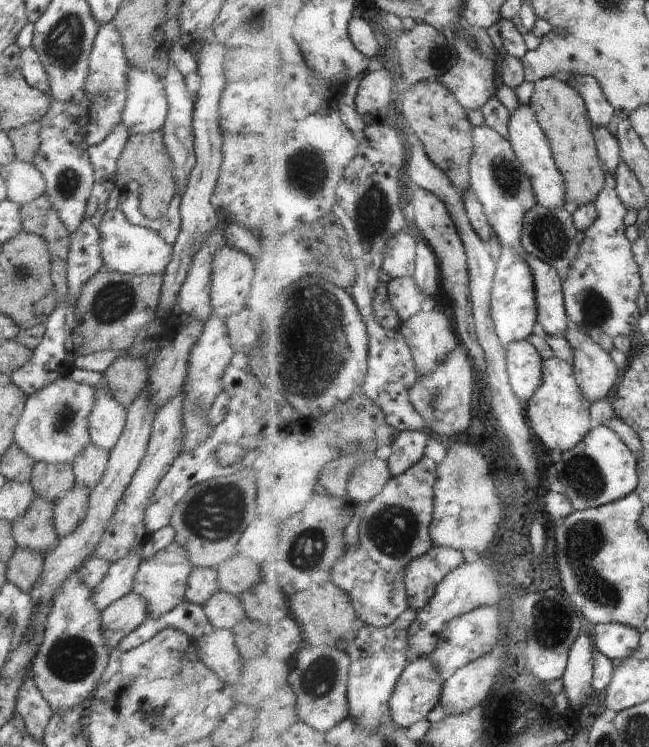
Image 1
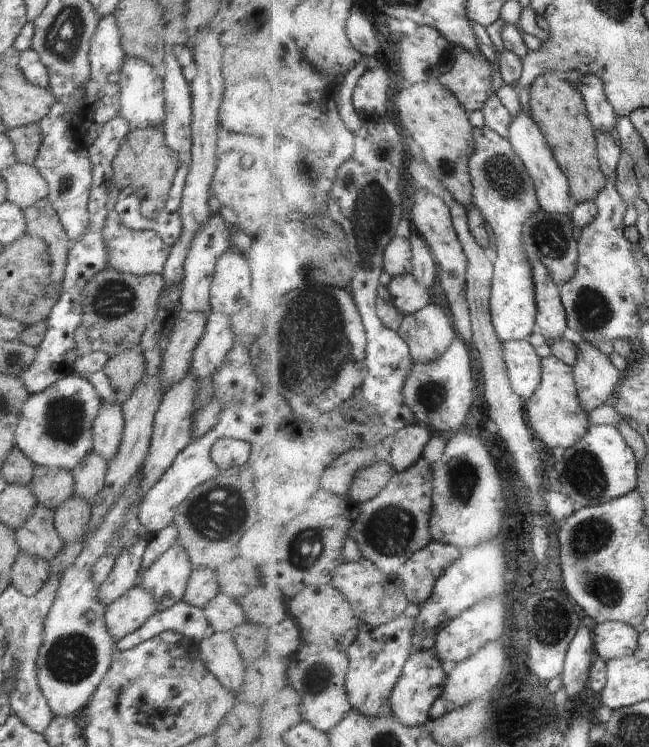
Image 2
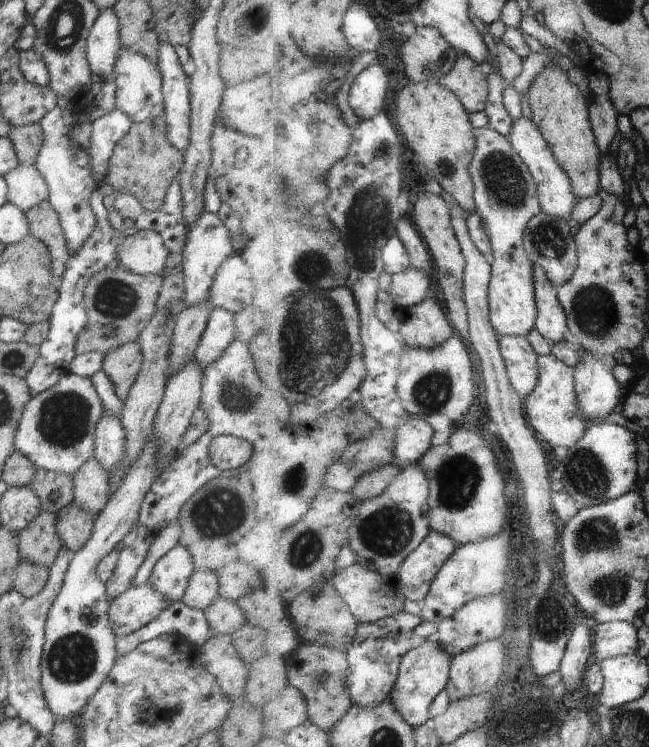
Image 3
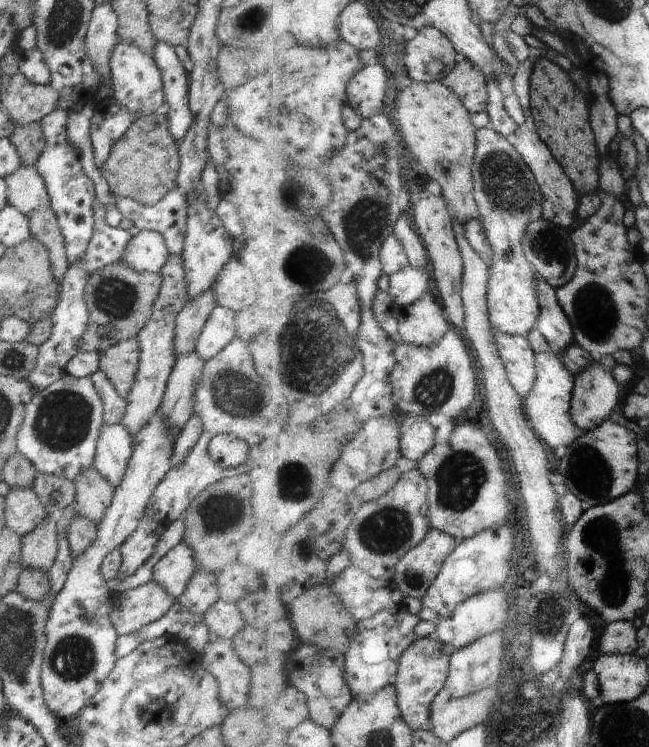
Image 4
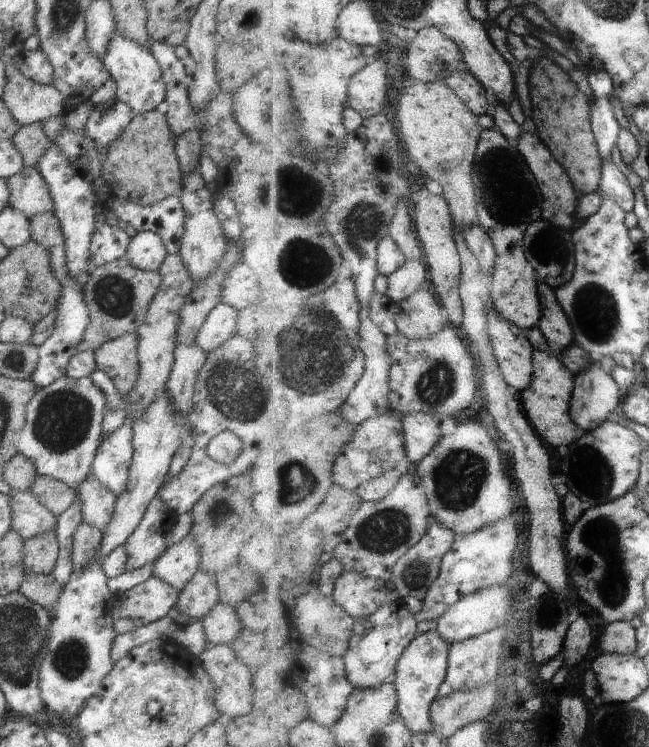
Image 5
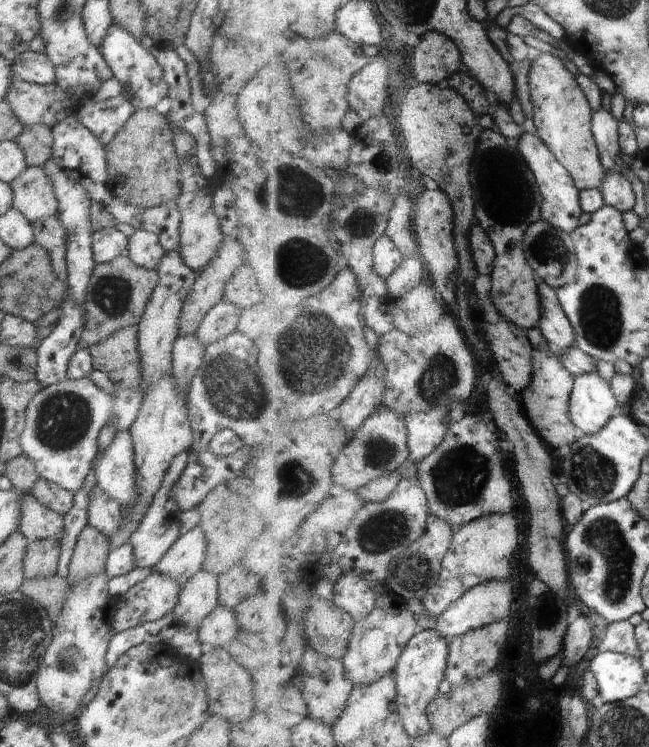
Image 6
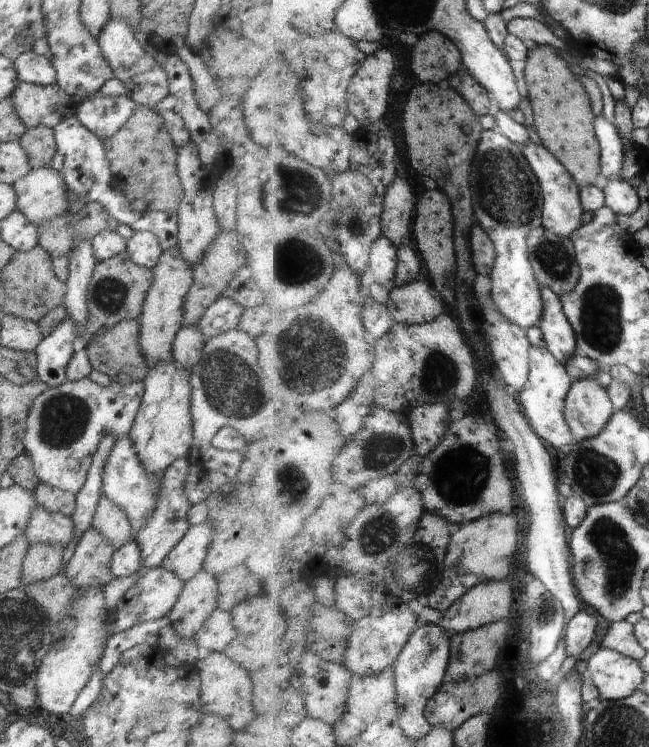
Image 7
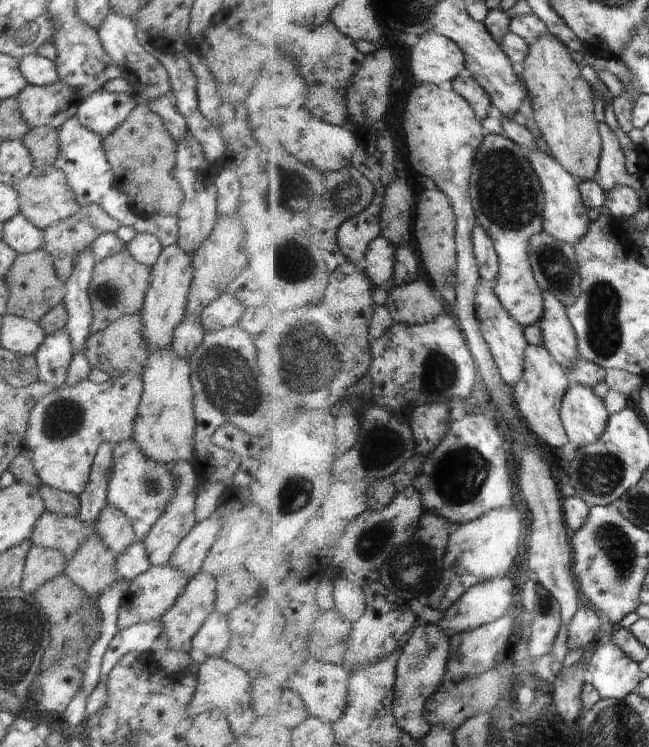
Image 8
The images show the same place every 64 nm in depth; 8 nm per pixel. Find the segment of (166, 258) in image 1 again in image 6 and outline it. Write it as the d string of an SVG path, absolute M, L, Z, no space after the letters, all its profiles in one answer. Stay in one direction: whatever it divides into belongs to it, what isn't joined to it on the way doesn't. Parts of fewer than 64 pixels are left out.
M136 230L131 238L127 238L127 244L126 256L138 267L155 270L165 254L158 236L147 231Z

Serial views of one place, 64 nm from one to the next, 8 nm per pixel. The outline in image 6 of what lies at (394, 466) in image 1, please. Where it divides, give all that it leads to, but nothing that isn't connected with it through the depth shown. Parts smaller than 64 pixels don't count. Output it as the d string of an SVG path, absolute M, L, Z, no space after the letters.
M442 406L428 412L418 412L416 416L412 416L412 420L408 418L412 459L424 461L445 441L449 431L448 420L450 412Z

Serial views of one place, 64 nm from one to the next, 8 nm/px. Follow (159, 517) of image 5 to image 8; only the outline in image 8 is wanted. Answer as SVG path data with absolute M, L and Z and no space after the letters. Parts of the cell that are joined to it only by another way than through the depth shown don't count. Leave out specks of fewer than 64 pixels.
M181 461L171 464L171 474L177 480L175 496L166 506L161 518L149 531L149 536L143 542L145 545L150 565L166 565L177 548L177 545L192 531L197 524L195 518L196 496L198 492L199 477L193 462Z

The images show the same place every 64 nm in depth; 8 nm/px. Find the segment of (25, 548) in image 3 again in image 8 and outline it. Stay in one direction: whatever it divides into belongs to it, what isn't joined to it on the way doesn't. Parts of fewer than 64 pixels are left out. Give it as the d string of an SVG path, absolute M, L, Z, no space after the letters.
M33 545L25 561L20 589L26 595L34 595L40 586L63 574L66 566L67 561L61 551Z

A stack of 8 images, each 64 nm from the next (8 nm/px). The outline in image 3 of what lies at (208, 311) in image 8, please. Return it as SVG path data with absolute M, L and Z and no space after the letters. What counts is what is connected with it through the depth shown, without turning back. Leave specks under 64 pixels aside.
M211 310L193 358L202 370L216 362L224 354L224 350L236 340L235 317L236 315L227 310Z

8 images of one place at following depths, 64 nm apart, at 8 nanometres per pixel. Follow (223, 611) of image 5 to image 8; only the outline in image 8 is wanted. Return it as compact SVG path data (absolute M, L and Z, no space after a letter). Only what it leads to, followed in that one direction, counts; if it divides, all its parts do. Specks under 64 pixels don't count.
M212 612L193 637L191 650L202 652L207 659L223 657L223 653L229 648L231 639L227 616Z

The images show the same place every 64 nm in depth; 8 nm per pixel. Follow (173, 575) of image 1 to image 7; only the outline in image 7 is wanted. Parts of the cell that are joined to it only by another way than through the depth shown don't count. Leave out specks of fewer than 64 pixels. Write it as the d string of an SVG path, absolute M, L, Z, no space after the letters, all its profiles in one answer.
M206 522L192 525L162 562L162 568L174 572L184 582L191 580L200 570L203 570L214 536L212 524Z

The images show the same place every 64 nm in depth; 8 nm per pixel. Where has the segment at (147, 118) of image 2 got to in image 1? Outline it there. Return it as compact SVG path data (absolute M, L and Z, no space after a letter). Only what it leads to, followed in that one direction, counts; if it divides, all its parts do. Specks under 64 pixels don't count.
M130 67L126 90L121 123L128 130L129 136L160 131L168 116L163 79L154 72Z

